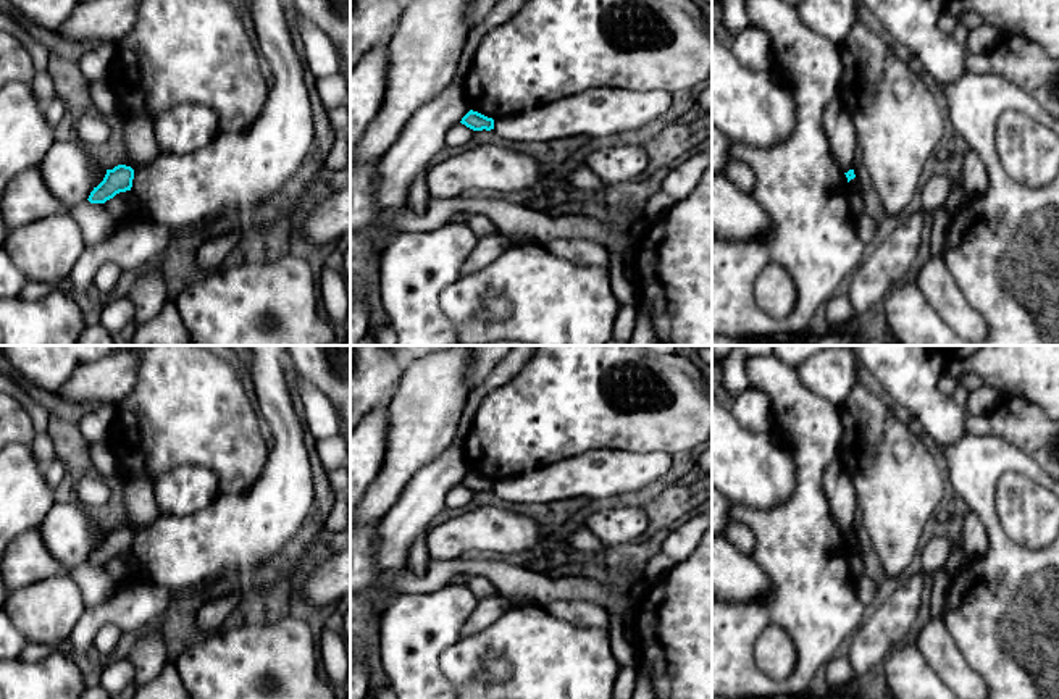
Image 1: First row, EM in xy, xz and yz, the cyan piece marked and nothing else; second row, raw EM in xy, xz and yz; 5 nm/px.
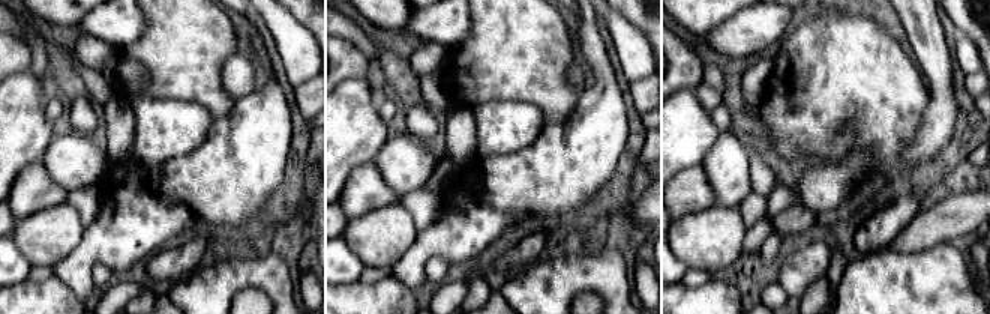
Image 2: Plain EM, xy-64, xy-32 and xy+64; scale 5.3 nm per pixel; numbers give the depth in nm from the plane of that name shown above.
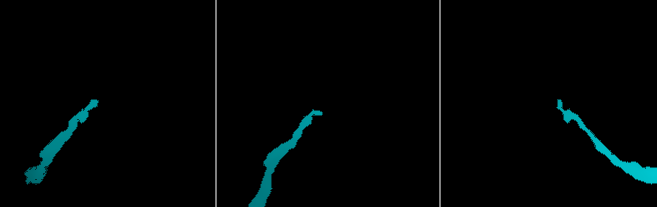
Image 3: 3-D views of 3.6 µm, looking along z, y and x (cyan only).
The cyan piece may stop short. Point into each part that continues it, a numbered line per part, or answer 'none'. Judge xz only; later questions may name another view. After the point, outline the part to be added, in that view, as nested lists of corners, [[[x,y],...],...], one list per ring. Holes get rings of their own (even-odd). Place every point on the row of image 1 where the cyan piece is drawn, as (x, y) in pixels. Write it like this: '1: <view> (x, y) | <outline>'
none

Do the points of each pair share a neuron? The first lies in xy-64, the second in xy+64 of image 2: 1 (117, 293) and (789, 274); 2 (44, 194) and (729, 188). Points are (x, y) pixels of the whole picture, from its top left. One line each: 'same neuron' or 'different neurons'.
1: different neurons
2: different neurons

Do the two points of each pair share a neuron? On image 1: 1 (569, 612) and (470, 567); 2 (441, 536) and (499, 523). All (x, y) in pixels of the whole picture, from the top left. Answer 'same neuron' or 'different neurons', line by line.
1: different neurons
2: same neuron

